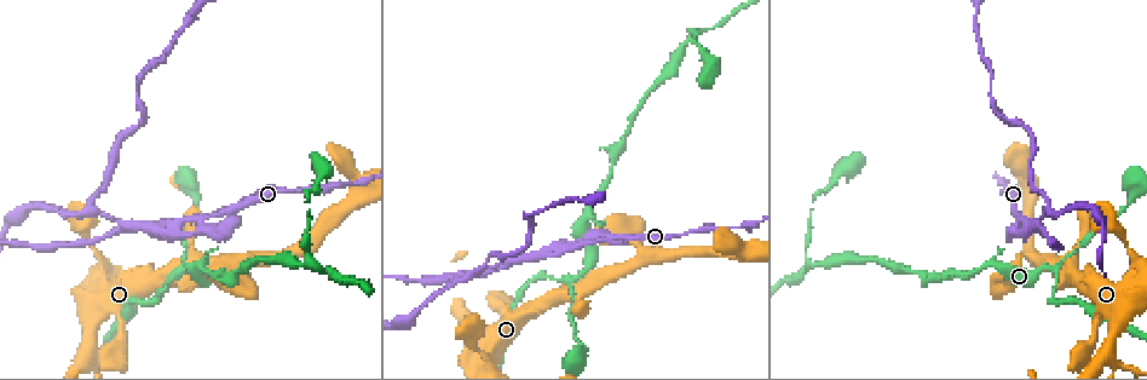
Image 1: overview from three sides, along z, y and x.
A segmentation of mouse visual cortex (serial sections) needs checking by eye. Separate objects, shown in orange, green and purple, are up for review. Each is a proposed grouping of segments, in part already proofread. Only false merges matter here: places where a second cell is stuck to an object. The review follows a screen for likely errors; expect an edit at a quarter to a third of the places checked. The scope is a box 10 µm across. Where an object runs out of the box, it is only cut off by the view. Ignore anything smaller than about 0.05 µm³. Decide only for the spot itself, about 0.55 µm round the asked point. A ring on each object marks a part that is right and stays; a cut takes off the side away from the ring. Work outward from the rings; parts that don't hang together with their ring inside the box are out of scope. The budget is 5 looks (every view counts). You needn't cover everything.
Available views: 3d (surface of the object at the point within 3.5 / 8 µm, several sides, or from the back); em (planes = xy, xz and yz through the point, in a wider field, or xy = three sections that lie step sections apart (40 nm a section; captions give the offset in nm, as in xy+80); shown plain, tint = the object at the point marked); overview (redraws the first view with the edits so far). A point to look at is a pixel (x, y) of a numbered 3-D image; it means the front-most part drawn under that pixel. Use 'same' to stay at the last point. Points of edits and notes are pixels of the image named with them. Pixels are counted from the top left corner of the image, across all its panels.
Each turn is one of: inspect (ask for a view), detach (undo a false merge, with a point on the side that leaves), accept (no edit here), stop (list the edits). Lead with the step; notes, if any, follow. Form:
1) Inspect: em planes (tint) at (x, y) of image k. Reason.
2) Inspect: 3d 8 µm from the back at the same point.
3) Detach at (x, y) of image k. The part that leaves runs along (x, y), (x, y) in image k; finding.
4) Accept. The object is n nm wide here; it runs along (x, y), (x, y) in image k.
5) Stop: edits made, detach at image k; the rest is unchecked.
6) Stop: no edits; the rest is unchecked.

Inspect: 3d 3.5 µm at (511, 263) of image 1. Three arms meet.

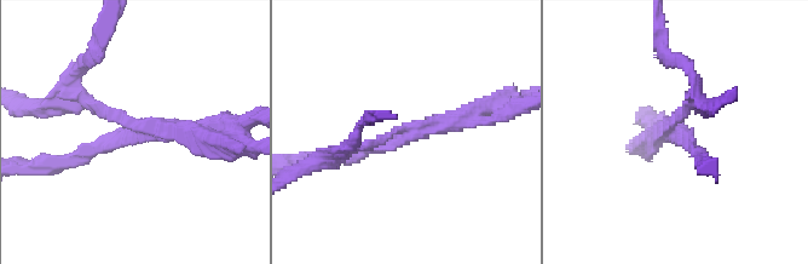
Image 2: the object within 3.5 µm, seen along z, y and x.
Inspect: em xy step 1 (tint) at (412, 132) of image 2. 3 arms meet here; the arms are 150, 150, 250 nm wide.

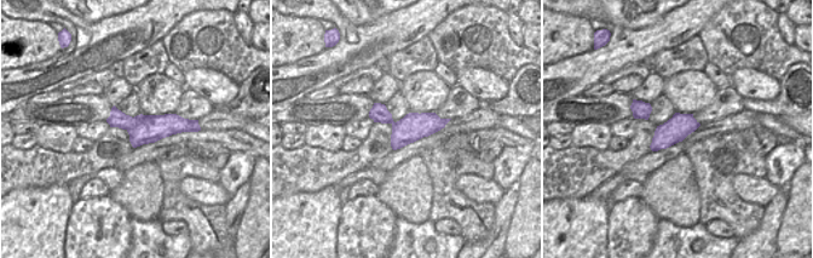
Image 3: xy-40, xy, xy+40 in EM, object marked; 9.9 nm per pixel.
Detach at (90, 103) of image 2. The part that leaves runs along (240, 132), (218, 143), (132, 125) in image 2; two cells meet here.

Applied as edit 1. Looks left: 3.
Inspect: em xy step 5 (tint) at (1055, 266) of image 1. Thin arm on a thick one.

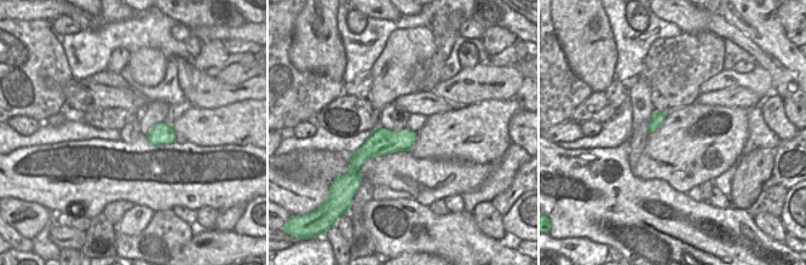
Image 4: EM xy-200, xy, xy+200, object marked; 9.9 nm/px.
Inspect: 3d 3.5 µm from the back at the same point.

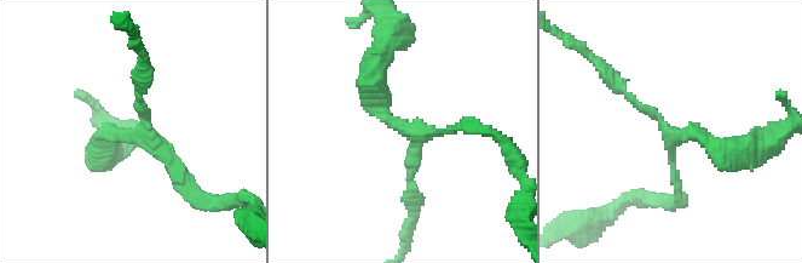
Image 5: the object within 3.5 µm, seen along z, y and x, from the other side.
Accept. The object is 260 nm wide here; it runs along (745, 149), (674, 135), (616, 86) in image 5; continuous, no second cell.

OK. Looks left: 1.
Stop: edits made, detach at image 2; the rest is unchecked.

